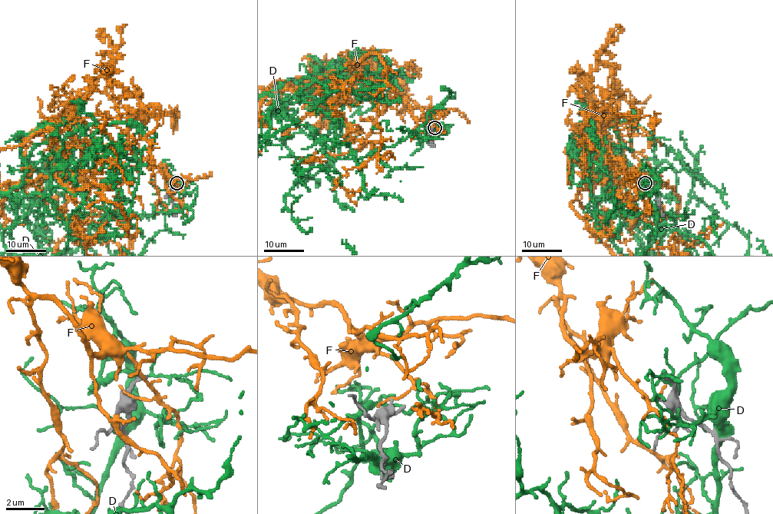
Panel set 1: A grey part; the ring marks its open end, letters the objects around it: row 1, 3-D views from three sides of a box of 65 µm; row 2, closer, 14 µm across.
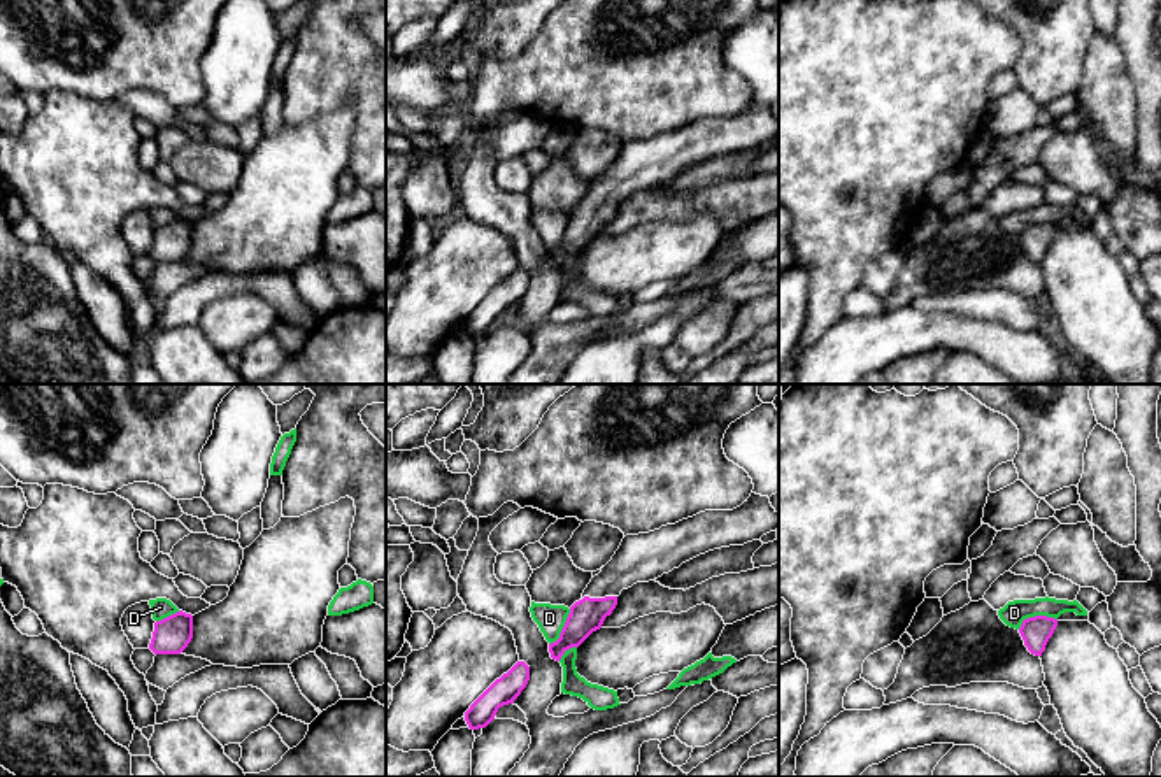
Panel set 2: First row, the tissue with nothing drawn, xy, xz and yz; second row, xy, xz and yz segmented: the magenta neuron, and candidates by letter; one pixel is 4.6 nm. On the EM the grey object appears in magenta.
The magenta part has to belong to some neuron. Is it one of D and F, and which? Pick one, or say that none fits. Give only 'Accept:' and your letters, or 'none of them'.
Accept: none of them

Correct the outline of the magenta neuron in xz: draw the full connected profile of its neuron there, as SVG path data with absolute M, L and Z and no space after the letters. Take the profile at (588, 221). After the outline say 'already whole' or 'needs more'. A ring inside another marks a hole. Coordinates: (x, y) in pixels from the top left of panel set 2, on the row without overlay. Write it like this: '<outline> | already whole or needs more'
M751 103L733 118L705 118L675 132L638 142L626 142L582 205L570 214L559 246L549 251L551 265L579 254L617 212L623 196L649 189L682 170L714 156L761 147L779 135L779 119L768 103Z | needs more

